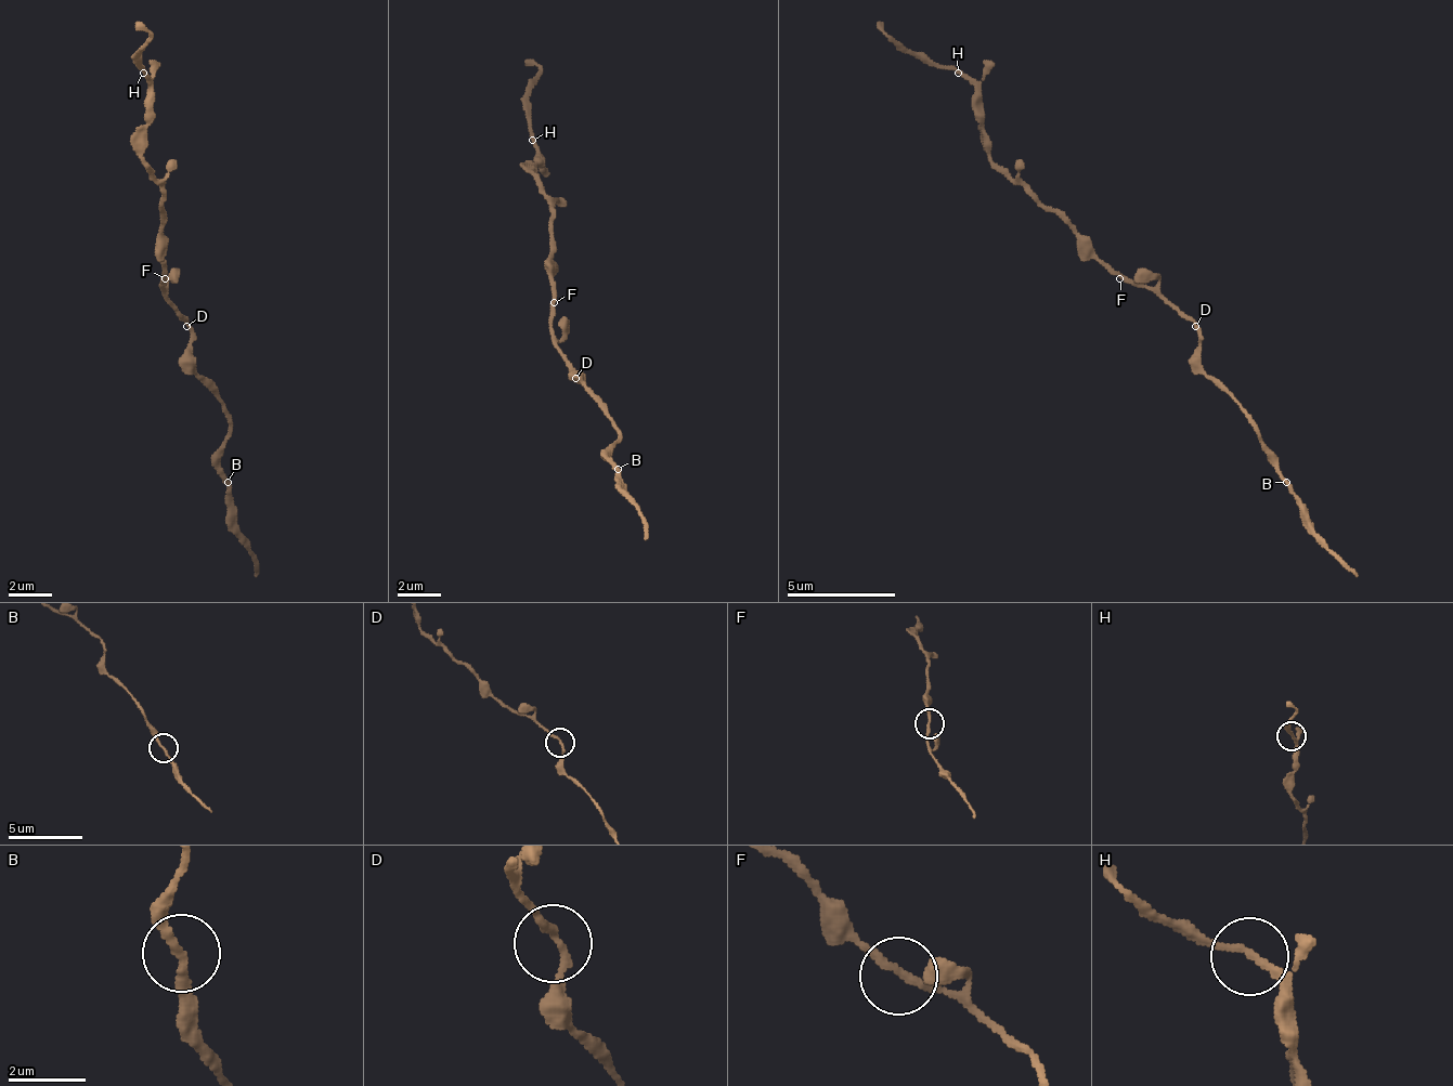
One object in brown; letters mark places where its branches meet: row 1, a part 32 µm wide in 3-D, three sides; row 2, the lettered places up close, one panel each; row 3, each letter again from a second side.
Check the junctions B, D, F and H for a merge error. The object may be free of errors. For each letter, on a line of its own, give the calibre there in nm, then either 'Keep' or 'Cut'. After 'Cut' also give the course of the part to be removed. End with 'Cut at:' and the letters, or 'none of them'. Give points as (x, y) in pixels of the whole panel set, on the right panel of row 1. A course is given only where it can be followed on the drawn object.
B: Thickness 190 nm. Keep
D: Thickness 190 nm. Keep
F: Thickness 190 nm. Keep
H: Thickness 160 nm. Keep
Cut at: none of them

